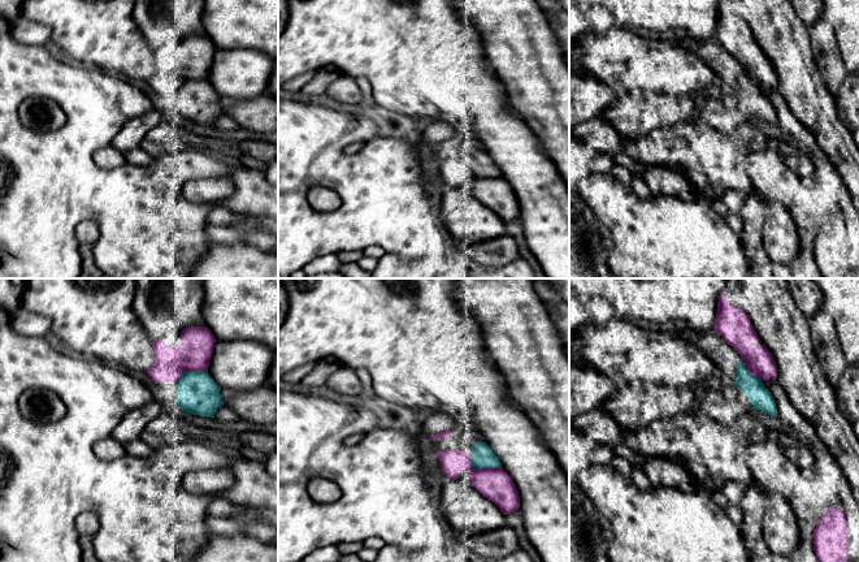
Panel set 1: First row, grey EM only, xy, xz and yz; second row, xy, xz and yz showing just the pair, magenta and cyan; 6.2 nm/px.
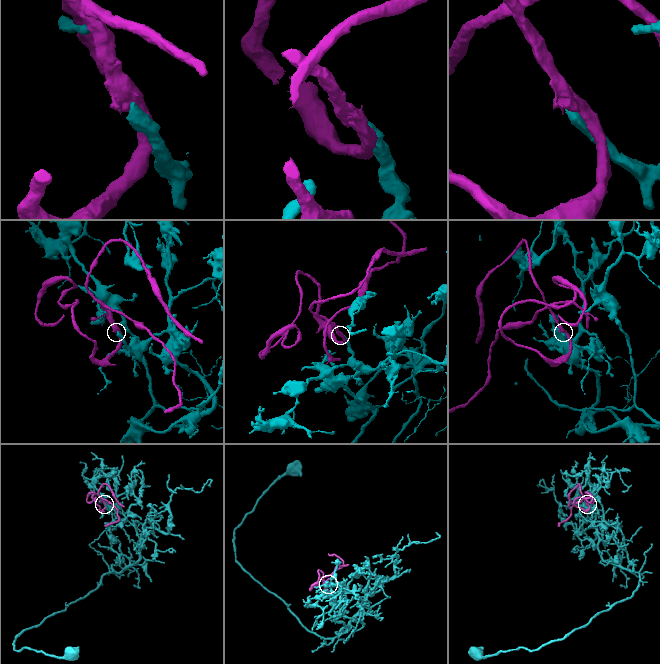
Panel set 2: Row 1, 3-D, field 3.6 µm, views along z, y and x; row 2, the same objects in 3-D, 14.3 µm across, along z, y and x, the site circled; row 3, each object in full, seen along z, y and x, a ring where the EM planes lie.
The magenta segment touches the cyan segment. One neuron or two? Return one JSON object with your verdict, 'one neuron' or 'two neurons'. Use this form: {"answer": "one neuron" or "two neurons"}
{"answer": "two neurons"}

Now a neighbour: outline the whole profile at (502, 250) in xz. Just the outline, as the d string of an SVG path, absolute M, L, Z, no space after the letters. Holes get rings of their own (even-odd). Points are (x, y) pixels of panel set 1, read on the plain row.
M508 234L474 243L459 243L459 246L467 255L489 271L521 258L517 242Z

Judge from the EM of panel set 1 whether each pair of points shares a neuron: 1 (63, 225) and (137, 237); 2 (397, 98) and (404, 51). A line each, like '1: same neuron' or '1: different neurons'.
1: same neuron
2: different neurons

